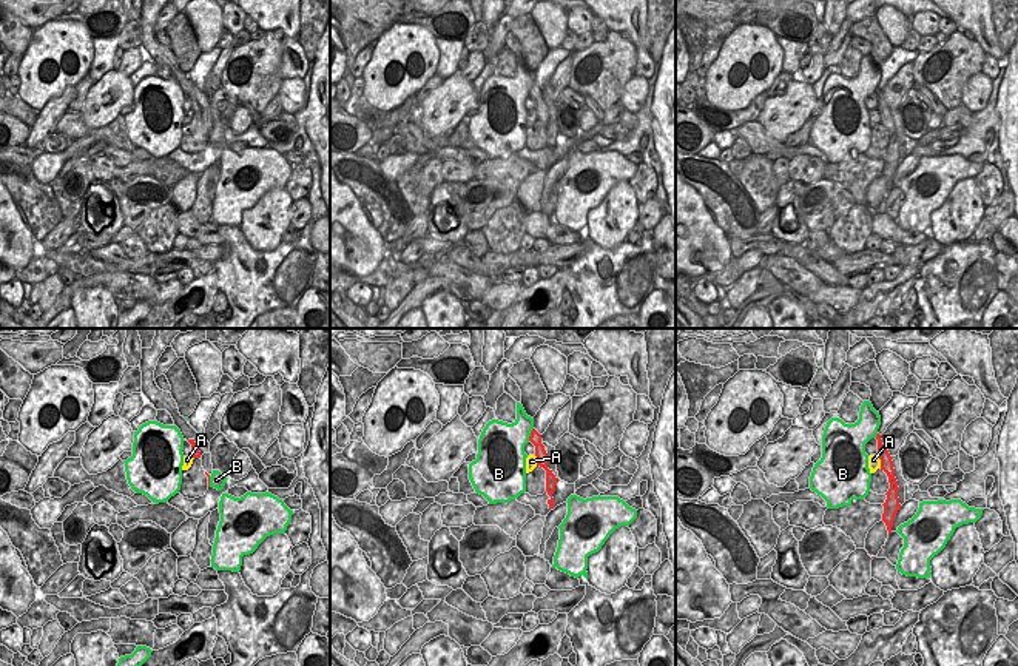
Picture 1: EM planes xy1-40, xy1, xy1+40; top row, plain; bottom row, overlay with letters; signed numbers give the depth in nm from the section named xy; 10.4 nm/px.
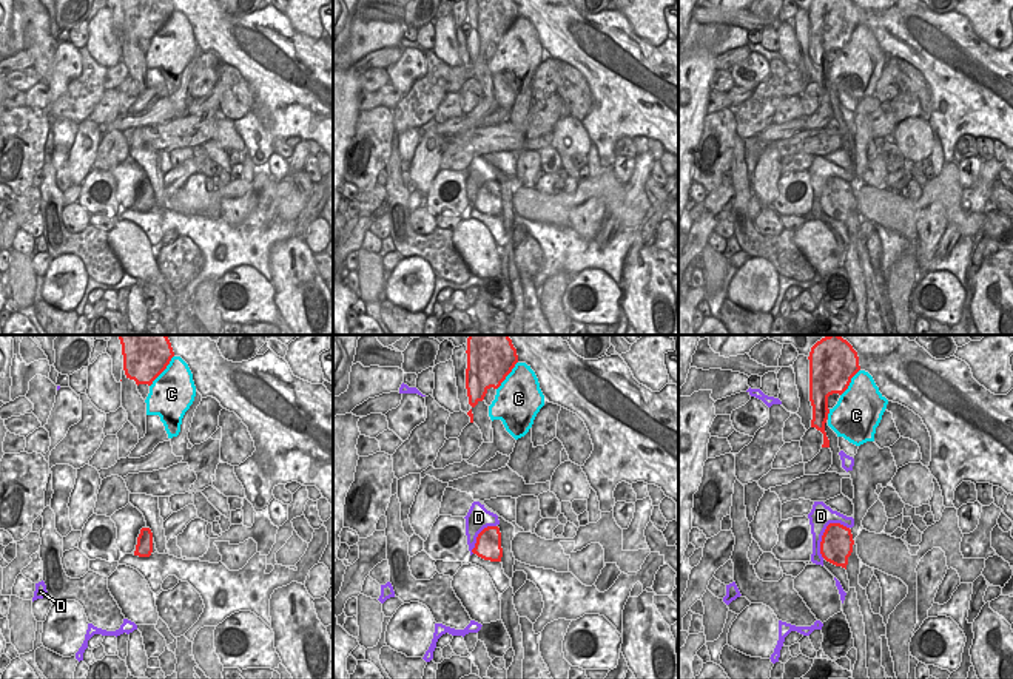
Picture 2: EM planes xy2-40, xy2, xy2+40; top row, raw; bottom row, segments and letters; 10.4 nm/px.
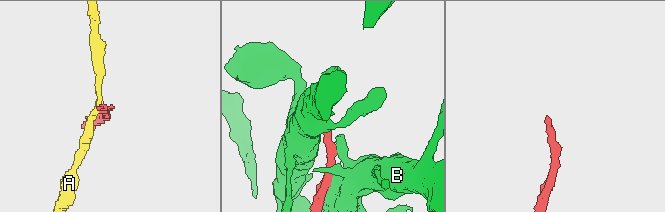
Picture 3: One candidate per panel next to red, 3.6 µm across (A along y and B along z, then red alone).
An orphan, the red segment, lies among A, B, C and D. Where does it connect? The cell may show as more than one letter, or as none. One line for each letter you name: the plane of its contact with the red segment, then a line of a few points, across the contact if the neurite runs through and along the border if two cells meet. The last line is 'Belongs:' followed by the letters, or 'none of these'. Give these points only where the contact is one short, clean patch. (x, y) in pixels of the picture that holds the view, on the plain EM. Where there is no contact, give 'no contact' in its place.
Belongs: none of these

